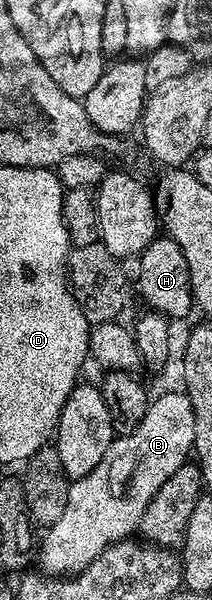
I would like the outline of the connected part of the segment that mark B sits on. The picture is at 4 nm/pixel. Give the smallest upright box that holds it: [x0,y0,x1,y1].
[37,393,195,576]

